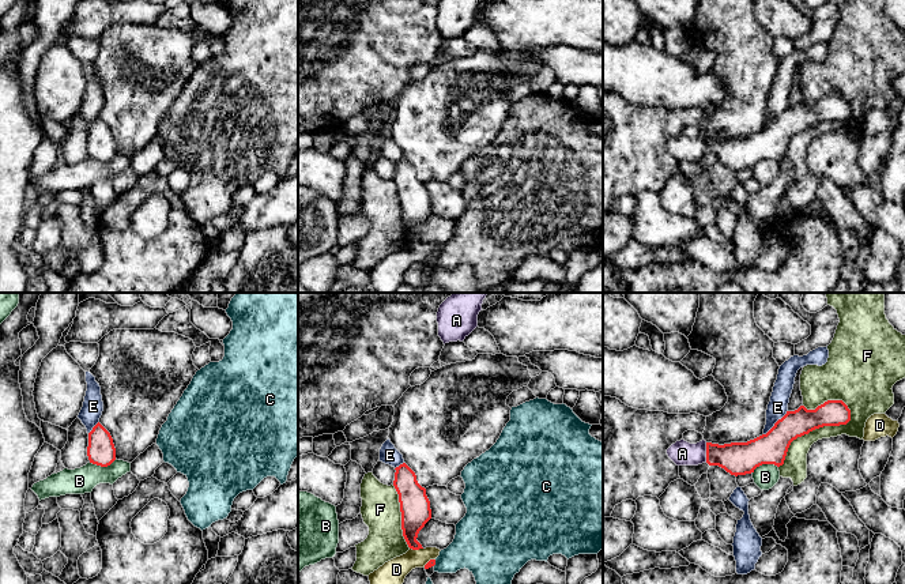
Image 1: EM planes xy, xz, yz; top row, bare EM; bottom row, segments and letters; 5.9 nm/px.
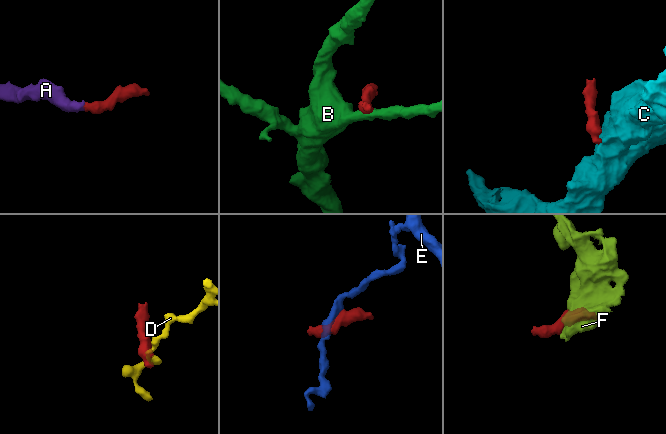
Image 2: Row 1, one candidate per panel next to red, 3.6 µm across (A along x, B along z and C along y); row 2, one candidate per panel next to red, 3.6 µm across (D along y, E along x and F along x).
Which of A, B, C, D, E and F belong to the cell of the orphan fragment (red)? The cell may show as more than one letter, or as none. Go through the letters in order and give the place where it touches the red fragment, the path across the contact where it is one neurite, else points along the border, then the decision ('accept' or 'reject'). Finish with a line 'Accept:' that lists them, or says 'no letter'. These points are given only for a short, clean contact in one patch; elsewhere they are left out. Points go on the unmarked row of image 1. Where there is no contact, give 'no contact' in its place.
A: yz (706, 147) | across yz (736, 153), (706, 147), (682, 149) | accept
B: yz (764, 158) | along yz (777, 161), (760, 159), (753, 168) | reject
C: xz (434, 257) | along xz (436, 255), (433, 260) | reject
D: xz (417, 244) | along xz (410, 242), (422, 244) | reject
E: yz (776, 117) | reject
F: yz (814, 124) | reject
Accept: A

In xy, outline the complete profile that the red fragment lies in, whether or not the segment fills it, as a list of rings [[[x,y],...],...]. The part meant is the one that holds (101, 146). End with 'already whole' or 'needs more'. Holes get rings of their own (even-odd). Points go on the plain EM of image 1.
[[[99,117],[88,128],[87,151],[90,158],[101,162],[108,162],[116,155],[113,133]]]; already whole

